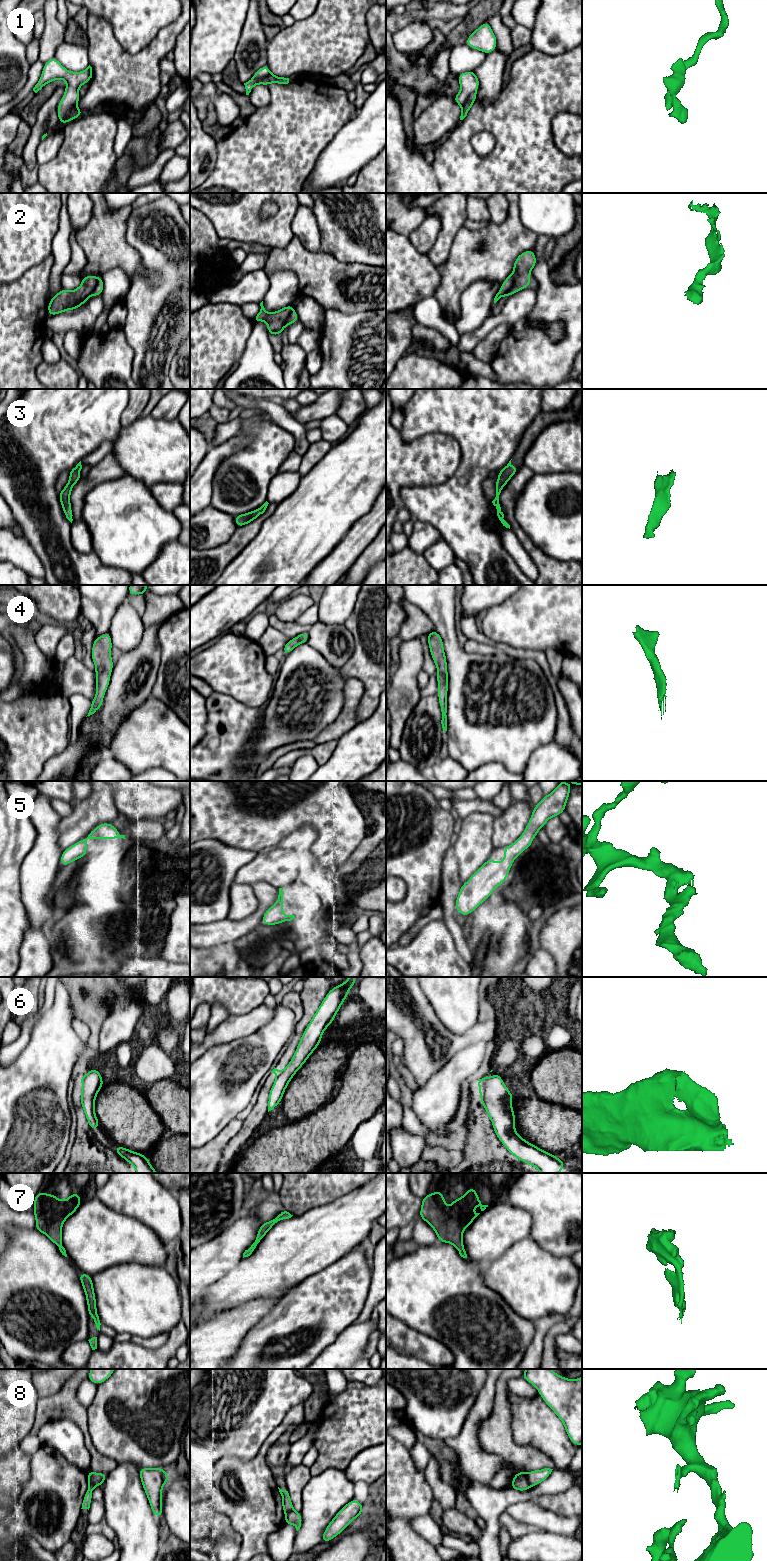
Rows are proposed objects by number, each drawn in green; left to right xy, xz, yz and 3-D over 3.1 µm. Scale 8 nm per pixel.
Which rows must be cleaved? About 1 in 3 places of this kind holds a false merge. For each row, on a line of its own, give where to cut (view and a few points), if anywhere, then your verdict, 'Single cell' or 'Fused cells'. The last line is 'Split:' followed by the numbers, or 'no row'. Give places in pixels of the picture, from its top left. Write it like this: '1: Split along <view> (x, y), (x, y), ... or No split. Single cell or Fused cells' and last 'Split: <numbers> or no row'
1: Split along xy (76, 103), (70, 110), (64, 123). Fused cells
2: Split along yz (514, 271), (513, 285), (503, 295). Fused cells
3: No split. Single cell
4: No split. Single cell
5: No split. Single cell
6: Split along yz (486, 1078), (483, 1105). Fused cells
7: No split. Single cell
8: Split along yz (527, 1474), (527, 1480), (531, 1485). Fused cells
Split: 1, 2, 6, 8

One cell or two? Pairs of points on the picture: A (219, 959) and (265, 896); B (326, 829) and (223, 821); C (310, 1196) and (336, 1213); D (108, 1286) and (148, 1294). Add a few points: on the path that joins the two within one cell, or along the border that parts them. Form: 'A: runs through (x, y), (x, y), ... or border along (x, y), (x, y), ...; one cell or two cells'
A: border along (234, 941), (209, 947); two cells
B: runs through (300, 819), (249, 821); one cell
C: border along (344, 1195), (301, 1214); two cells
D: runs through (118, 1291), (121, 1294), (138, 1294); one cell

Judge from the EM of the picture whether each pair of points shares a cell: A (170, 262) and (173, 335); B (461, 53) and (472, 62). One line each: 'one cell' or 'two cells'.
A: one cell
B: one cell

